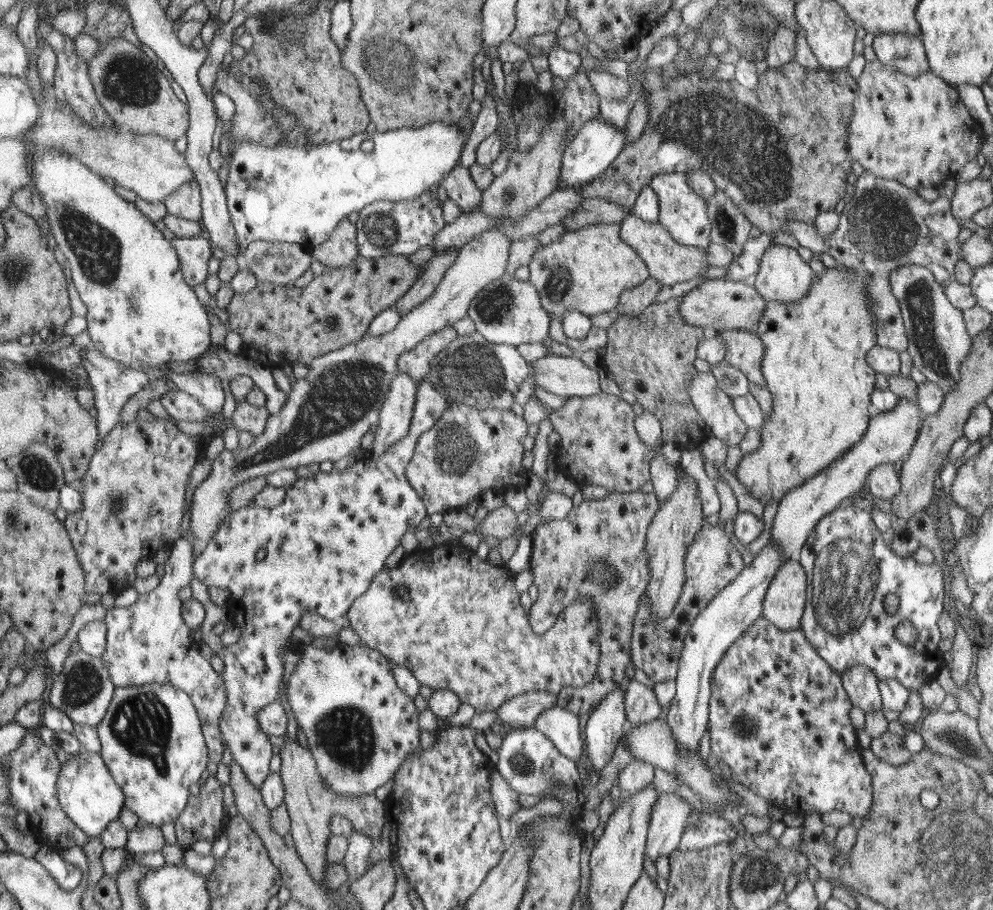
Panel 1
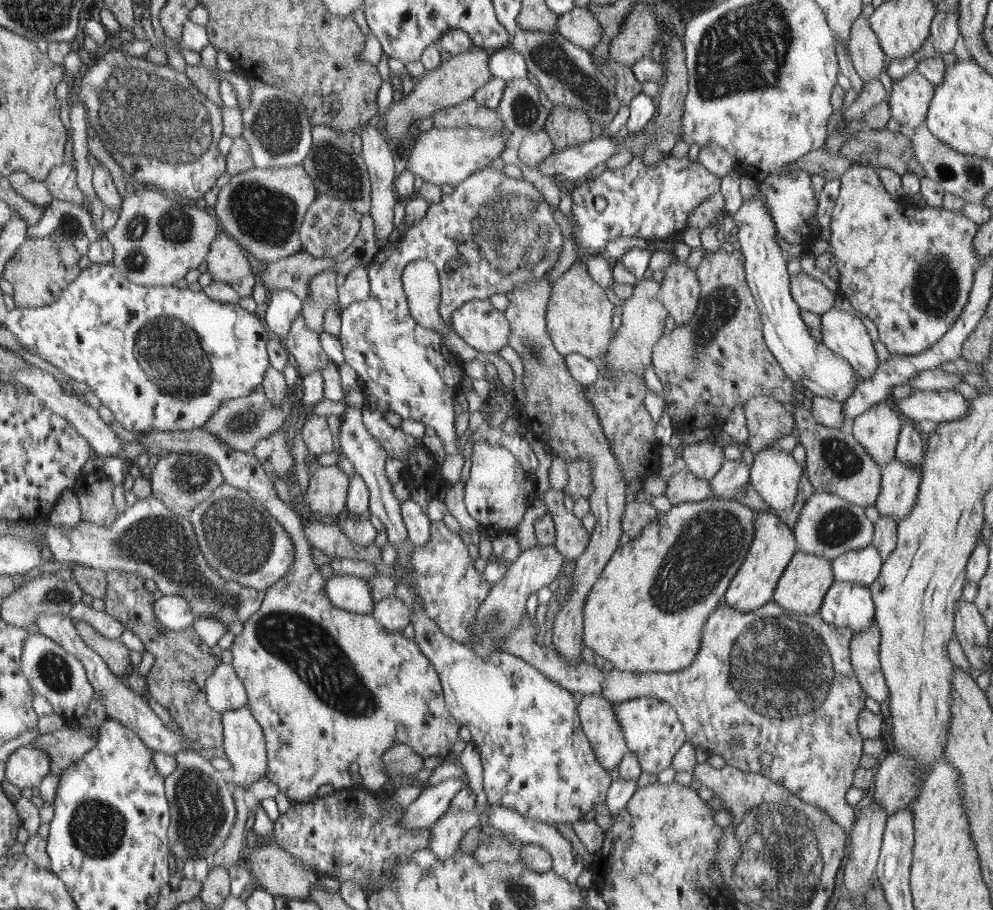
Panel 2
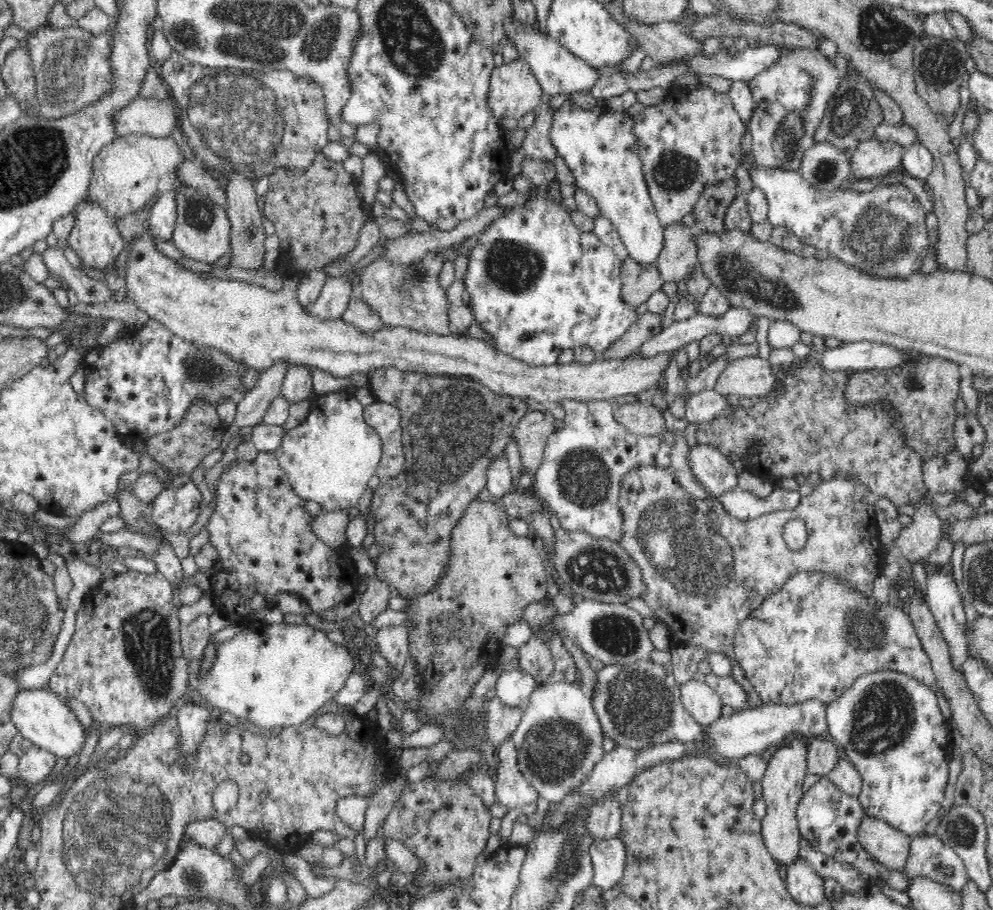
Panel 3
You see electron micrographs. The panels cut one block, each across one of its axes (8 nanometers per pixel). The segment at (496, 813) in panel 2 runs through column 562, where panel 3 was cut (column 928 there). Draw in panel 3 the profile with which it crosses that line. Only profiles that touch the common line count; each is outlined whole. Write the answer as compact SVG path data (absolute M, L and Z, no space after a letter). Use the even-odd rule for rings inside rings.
M935 834L911 836L906 868L898 870L906 878L927 877L961 893L969 882L963 860Z

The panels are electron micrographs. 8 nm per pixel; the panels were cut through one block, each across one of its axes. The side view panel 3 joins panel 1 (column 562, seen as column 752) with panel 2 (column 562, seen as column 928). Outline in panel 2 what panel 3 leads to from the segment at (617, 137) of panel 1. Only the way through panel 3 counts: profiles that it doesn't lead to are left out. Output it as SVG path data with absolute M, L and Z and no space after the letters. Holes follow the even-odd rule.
M486 168L486 170L478 171L475 172L474 175L470 175L469 178L463 180L460 184L453 186L453 189L454 192L443 194L440 202L429 205L426 216L424 216L422 220L414 222L397 241L380 247L372 259L372 262L369 262L367 265L371 286L371 293L368 300L353 302L350 306L341 309L339 313L341 316L339 339L343 348L345 362L354 368L359 376L358 383L360 387L362 387L362 392L365 395L366 404L364 404L364 406L370 407L370 410L382 412L382 414L388 414L388 412L398 414L402 420L421 421L424 425L436 431L436 435L440 437L445 447L453 447L456 445L456 428L454 428L454 418L456 418L456 416L454 416L454 406L452 406L452 404L454 404L454 394L456 394L456 390L460 390L458 386L460 386L462 374L464 374L464 362L458 359L449 349L439 330L424 328L420 323L417 323L416 318L409 312L408 298L405 296L404 291L404 270L406 266L420 259L432 261L435 264L439 274L439 281L441 282L441 303L439 304L439 311L445 323L451 327L453 312L464 303L474 300L486 300L493 294L506 294L512 291L513 288L525 286L526 283L536 282L542 277L546 277L546 273L550 273L554 264L558 264L558 260L562 260L562 256L566 256L566 232L562 232L562 224L558 224L558 207L554 207L554 204L550 204L550 200L546 200L546 196L538 192L534 184L525 180L508 177L497 169ZM452 260L462 260L462 262L466 263L462 263L460 269L453 270L448 266Z

